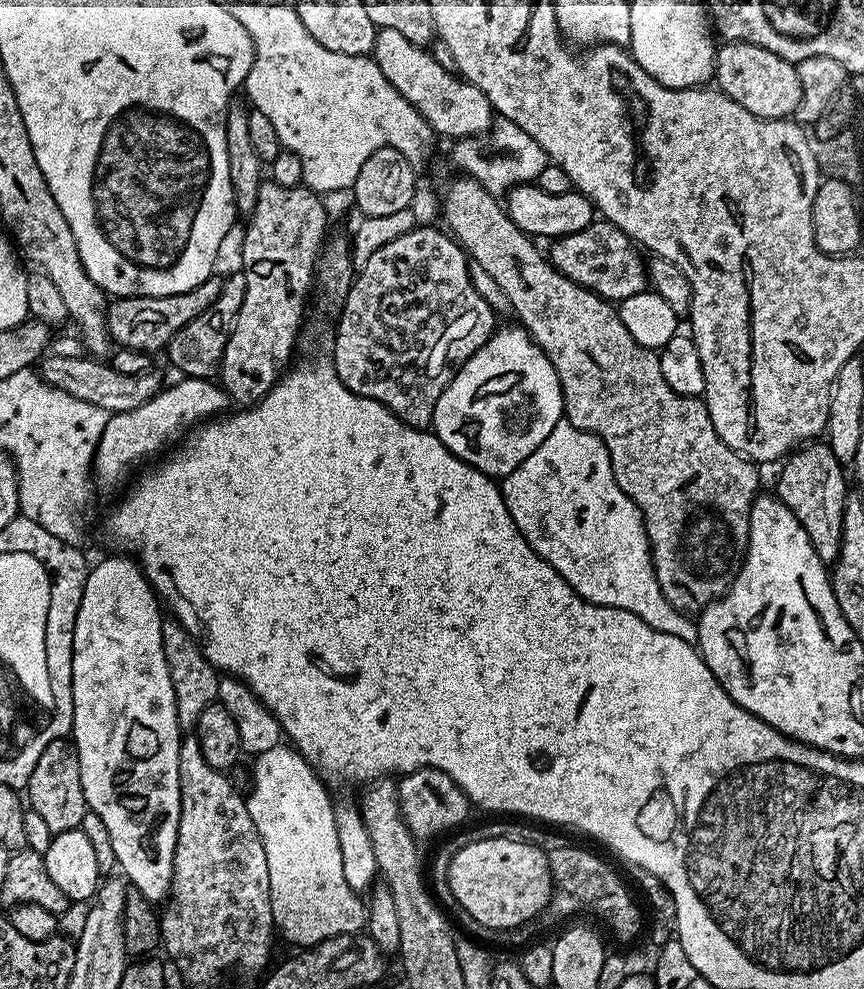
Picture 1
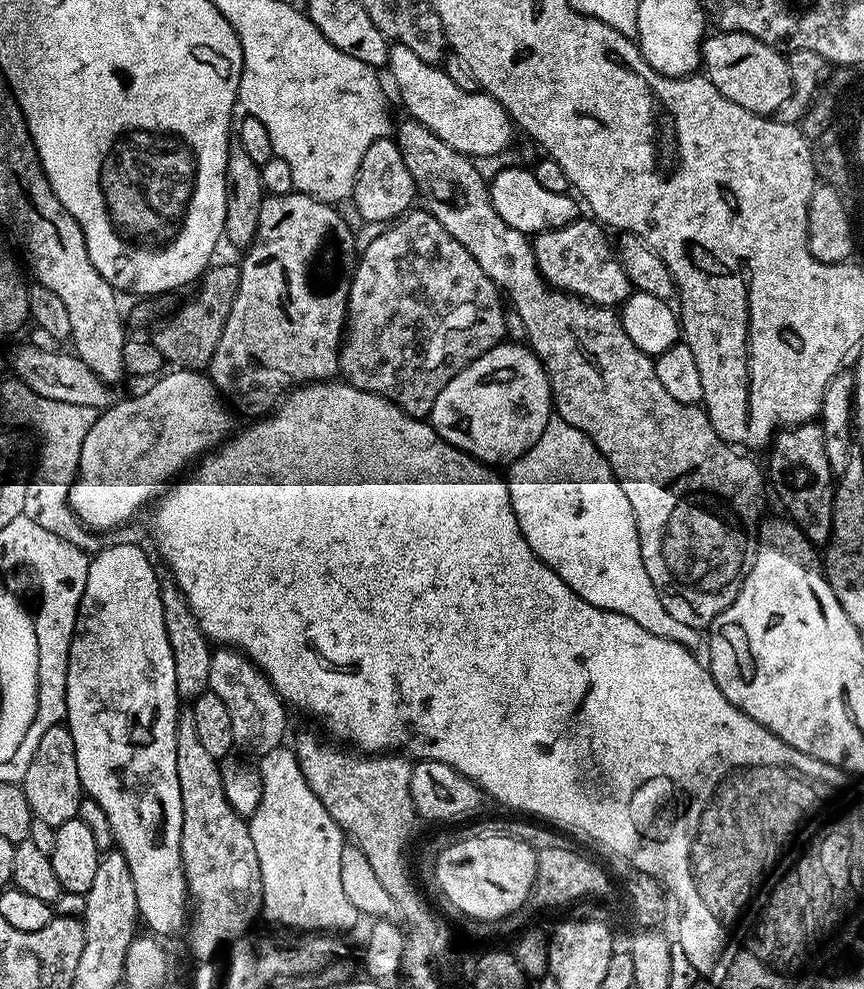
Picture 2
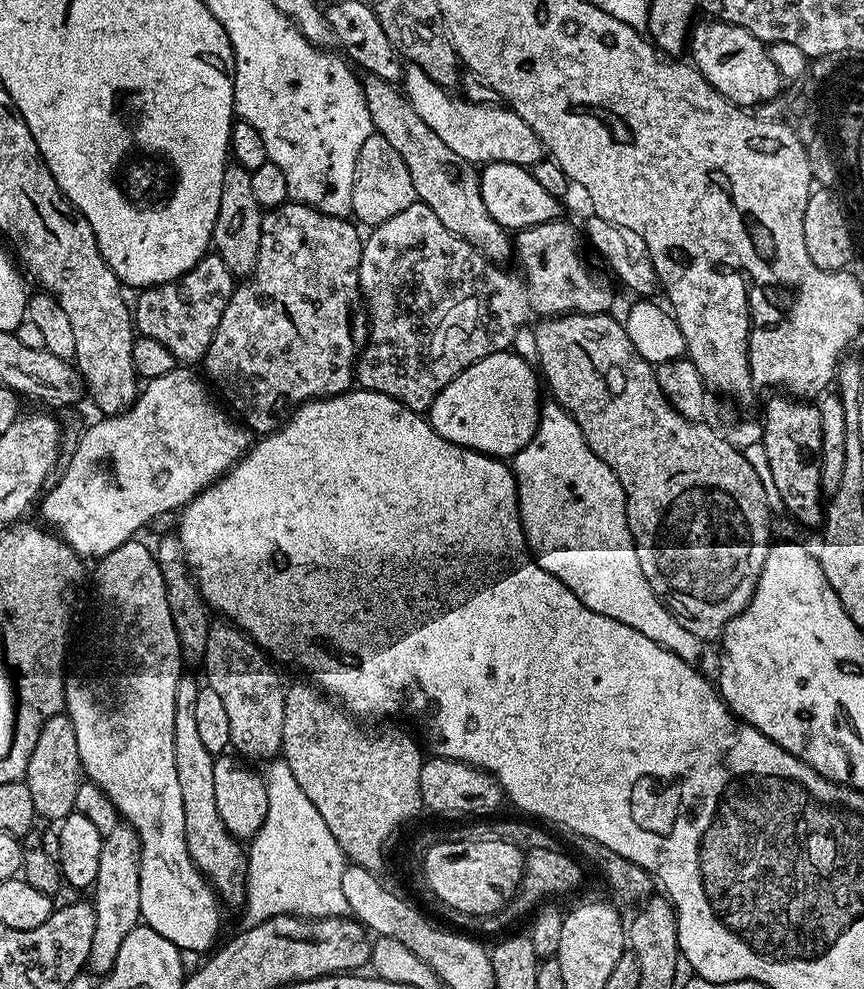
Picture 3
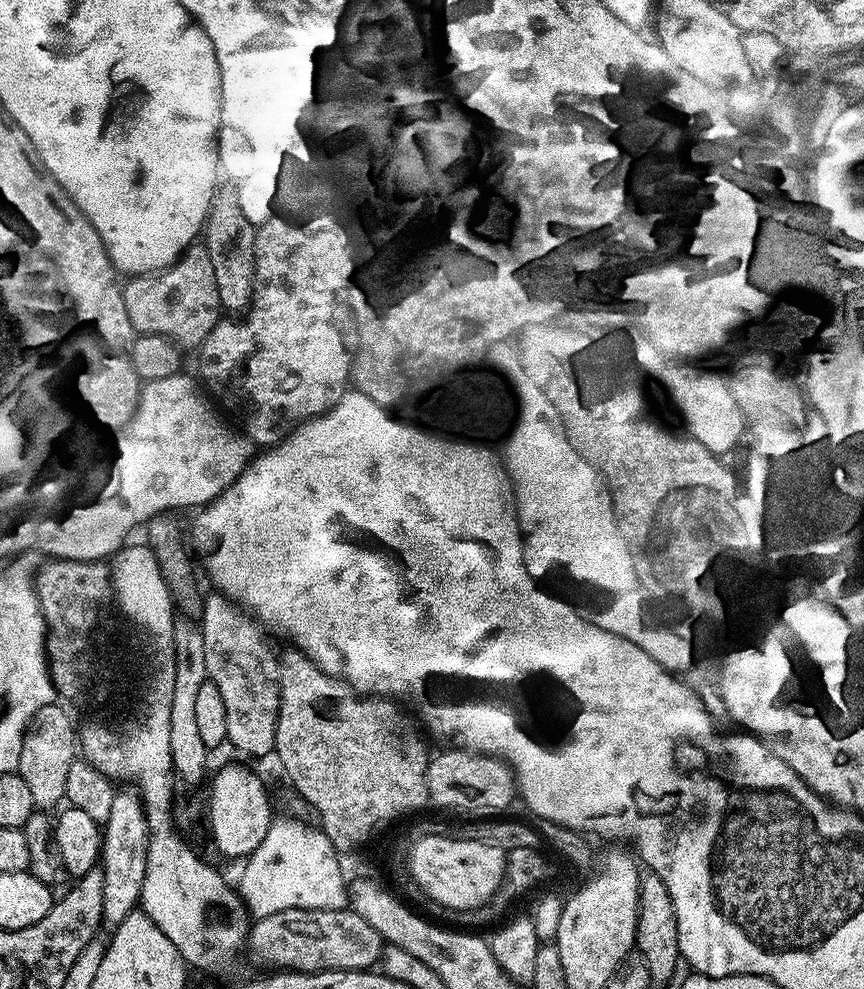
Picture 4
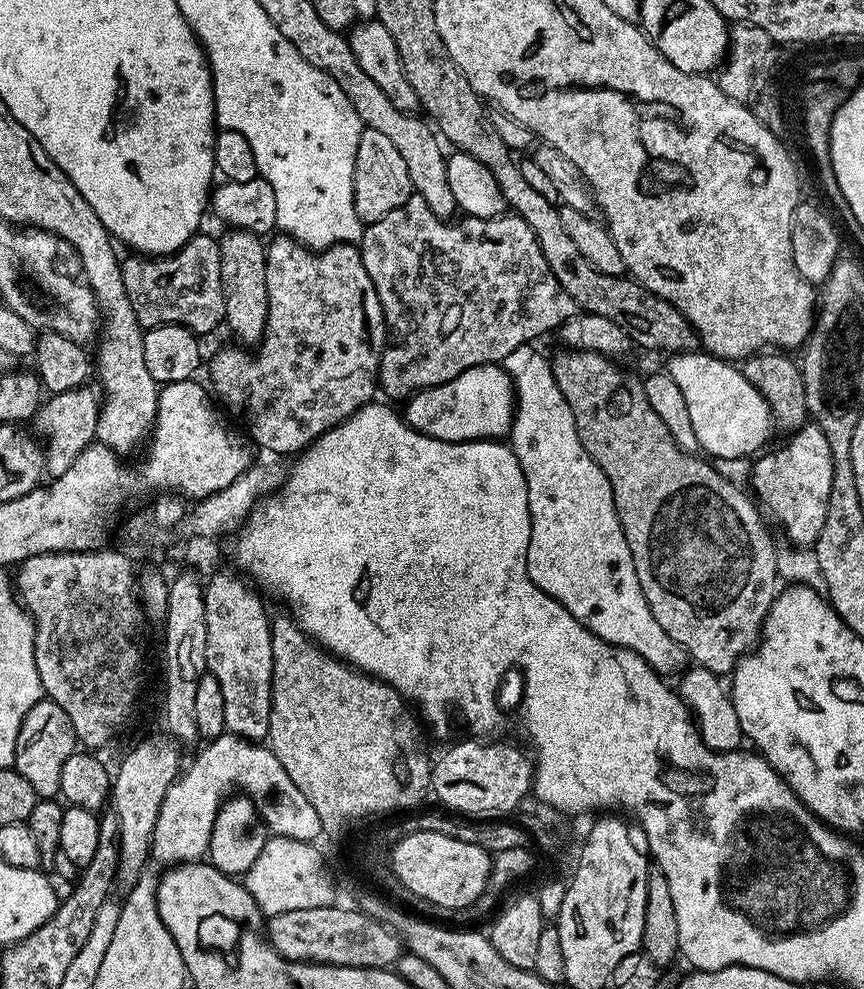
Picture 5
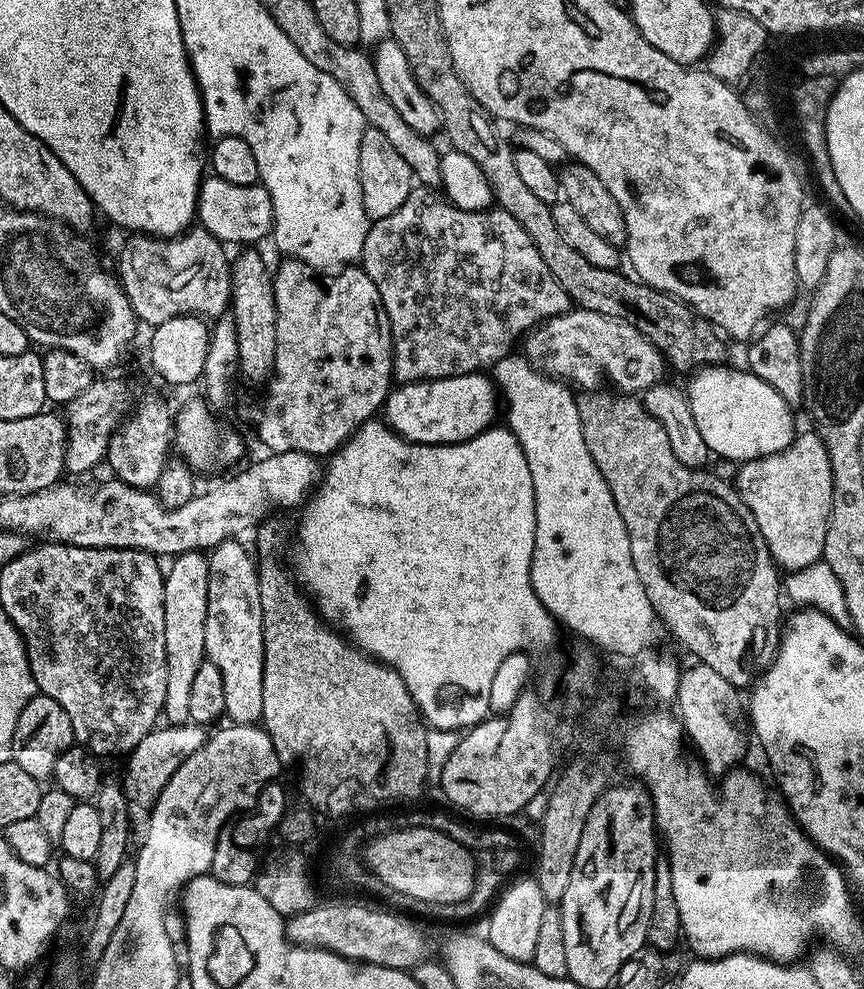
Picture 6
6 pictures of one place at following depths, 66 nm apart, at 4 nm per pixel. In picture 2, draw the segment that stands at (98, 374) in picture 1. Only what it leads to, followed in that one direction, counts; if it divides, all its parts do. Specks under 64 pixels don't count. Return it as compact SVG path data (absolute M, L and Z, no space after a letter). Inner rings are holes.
M25 346L13 354L12 368L16 371L15 379L42 398L54 398L54 402L70 402L74 406L90 406L97 410L109 408L114 402L109 384L98 378L98 374L94 374L94 370L90 370L90 366L86 366L86 362L71 350L55 353Z

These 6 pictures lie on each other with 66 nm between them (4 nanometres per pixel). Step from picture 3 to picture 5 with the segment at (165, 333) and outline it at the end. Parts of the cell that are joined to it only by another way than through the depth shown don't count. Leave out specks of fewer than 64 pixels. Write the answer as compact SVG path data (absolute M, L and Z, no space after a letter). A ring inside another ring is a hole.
M204 235L193 236L171 256L149 258L143 254L132 254L129 260L121 263L122 282L141 329L181 324L194 333L203 334L224 324L220 246L215 235Z

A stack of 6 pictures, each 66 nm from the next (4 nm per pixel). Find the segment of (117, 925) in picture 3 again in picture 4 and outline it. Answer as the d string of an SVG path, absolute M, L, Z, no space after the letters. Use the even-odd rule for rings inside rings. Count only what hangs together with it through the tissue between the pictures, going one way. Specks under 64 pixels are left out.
M117 790L110 809L110 818L106 818L102 826L100 842L98 867L102 870L102 910L105 925L118 925L130 913L137 911L142 894L142 882L146 878L147 853L148 819L144 813L140 793L136 790Z

